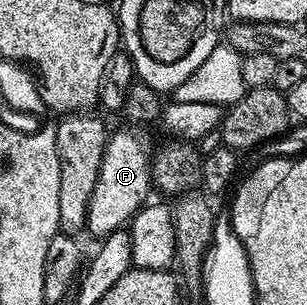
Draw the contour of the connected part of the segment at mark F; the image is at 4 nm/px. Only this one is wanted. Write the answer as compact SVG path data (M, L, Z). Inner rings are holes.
M133 128L122 129L111 136L106 143L104 159L100 163L100 175L88 203L86 229L94 232L98 239L107 237L112 231L123 228L130 218L147 204L149 193L152 193L152 148L145 132ZM138 132L138 133L133 133Z

